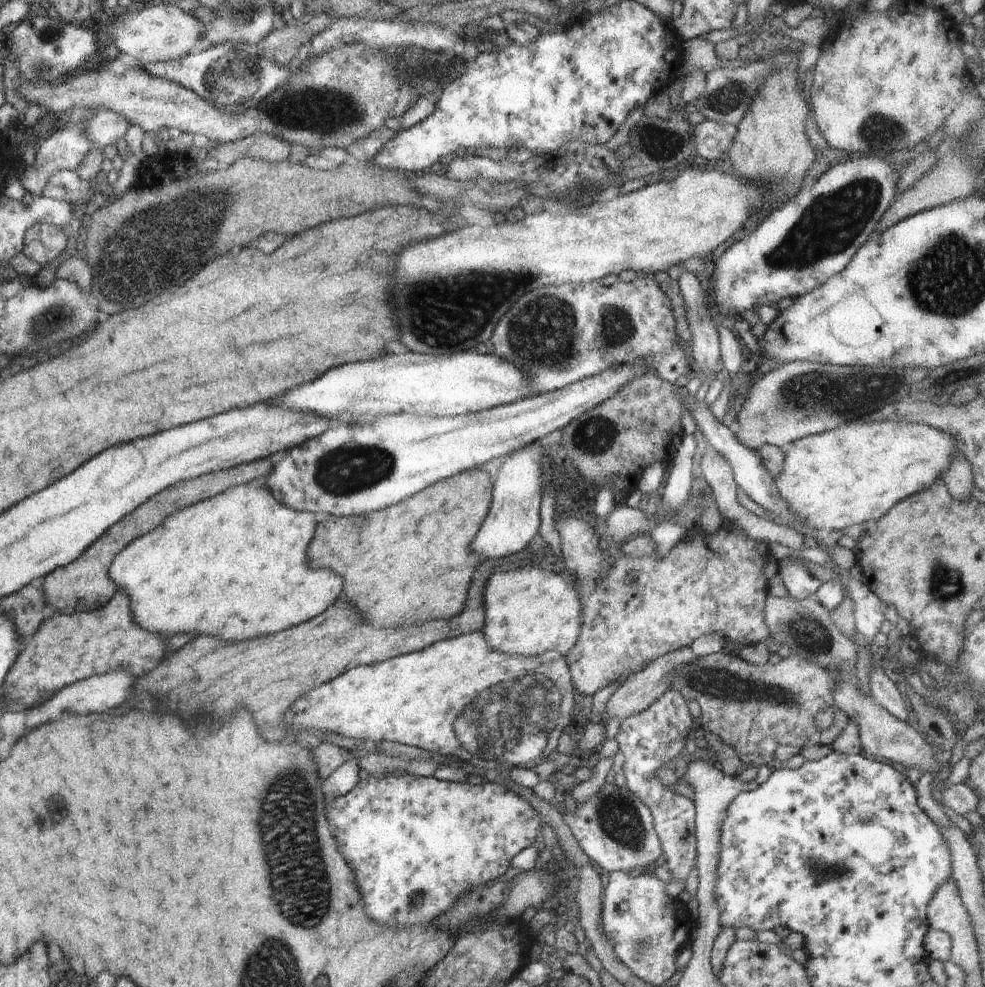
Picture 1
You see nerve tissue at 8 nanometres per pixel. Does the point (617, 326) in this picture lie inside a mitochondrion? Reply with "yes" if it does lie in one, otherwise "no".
yes

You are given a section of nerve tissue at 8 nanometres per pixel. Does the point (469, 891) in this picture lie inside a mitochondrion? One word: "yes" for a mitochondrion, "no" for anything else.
no

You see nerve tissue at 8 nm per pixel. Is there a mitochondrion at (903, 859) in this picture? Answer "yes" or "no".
no

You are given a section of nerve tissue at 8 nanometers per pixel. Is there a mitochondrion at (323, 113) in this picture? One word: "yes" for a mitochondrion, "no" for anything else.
yes

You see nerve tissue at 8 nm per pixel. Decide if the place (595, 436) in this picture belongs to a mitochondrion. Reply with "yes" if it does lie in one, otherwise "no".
yes

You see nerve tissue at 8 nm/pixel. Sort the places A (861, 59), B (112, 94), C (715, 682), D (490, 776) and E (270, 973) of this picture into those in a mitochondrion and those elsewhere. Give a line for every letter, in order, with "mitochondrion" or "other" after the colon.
A: other
B: other
C: mitochondrion
D: mitochondrion
E: mitochondrion

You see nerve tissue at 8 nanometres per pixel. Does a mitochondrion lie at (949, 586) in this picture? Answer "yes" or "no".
yes

